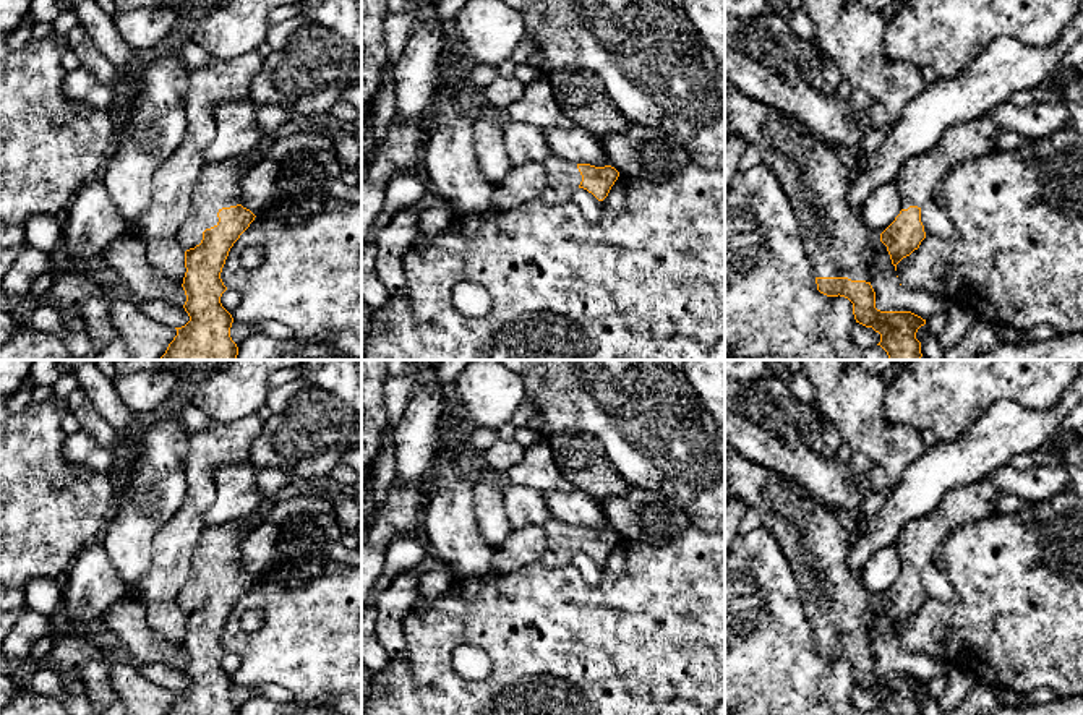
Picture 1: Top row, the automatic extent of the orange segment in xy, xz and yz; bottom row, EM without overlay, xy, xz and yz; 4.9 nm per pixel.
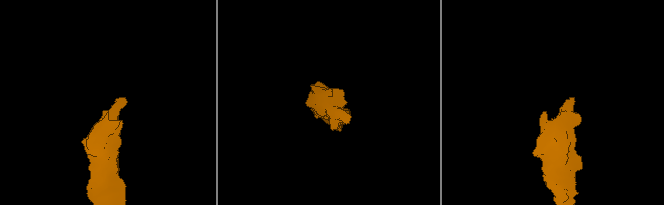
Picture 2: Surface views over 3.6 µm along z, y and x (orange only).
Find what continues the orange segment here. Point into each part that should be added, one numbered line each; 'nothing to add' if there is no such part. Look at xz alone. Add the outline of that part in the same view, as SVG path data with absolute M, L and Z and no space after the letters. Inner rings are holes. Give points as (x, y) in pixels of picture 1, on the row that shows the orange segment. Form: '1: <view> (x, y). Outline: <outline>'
1: xz (563, 177). Outline: M556 156L543 162L546 170L546 188L540 196L548 206L558 206L572 201L574 191L582 182L577 162L569 162Z

